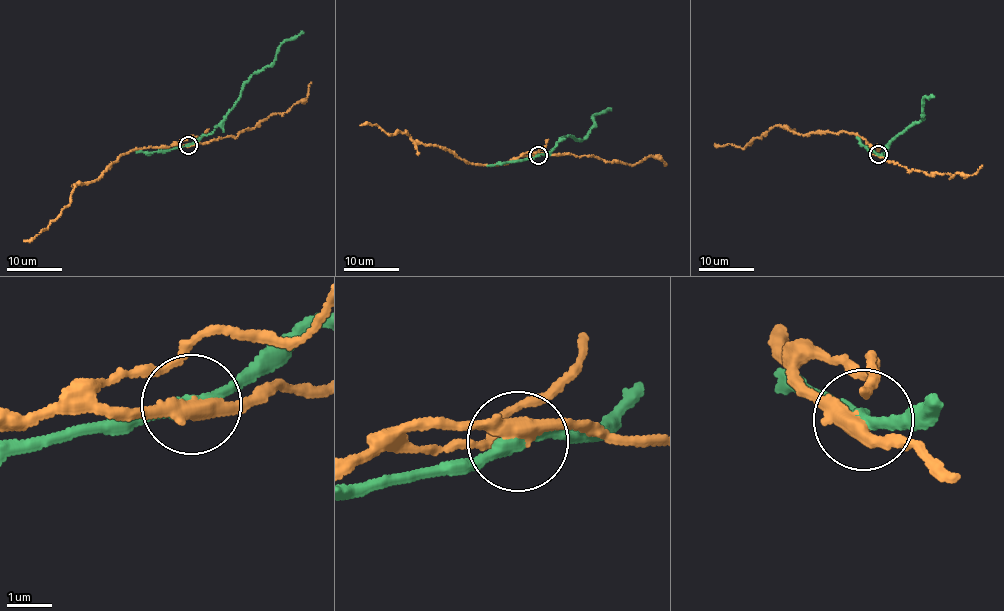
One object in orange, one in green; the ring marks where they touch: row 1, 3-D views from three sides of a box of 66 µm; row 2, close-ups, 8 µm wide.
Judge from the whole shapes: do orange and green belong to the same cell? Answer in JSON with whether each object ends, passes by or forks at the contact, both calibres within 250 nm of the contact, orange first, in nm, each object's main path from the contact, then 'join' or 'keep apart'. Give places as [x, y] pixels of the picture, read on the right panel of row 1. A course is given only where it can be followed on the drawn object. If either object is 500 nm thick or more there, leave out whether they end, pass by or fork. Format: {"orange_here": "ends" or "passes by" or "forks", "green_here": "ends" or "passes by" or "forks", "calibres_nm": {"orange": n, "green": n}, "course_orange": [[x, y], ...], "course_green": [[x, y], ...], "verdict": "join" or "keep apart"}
{"orange_here": "passes by", "green_here": "passes by", "calibres_nm": {"orange": 340, "green": 280}, "course_orange": [[877, 154], [868, 148], [866, 141], [846, 131], [819, 130], [804, 135], [775, 126], [742, 148], [715, 143]], "course_green": [[877, 154], [884, 156], [892, 140], [924, 120], [923, 100], [932, 96]], "verdict": "keep apart"}

